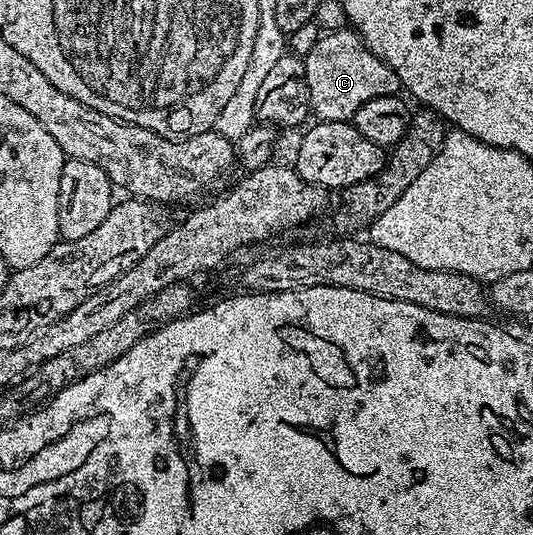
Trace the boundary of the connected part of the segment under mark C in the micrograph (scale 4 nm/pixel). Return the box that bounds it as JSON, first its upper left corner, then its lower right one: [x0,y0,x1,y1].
[303,29,401,123]

